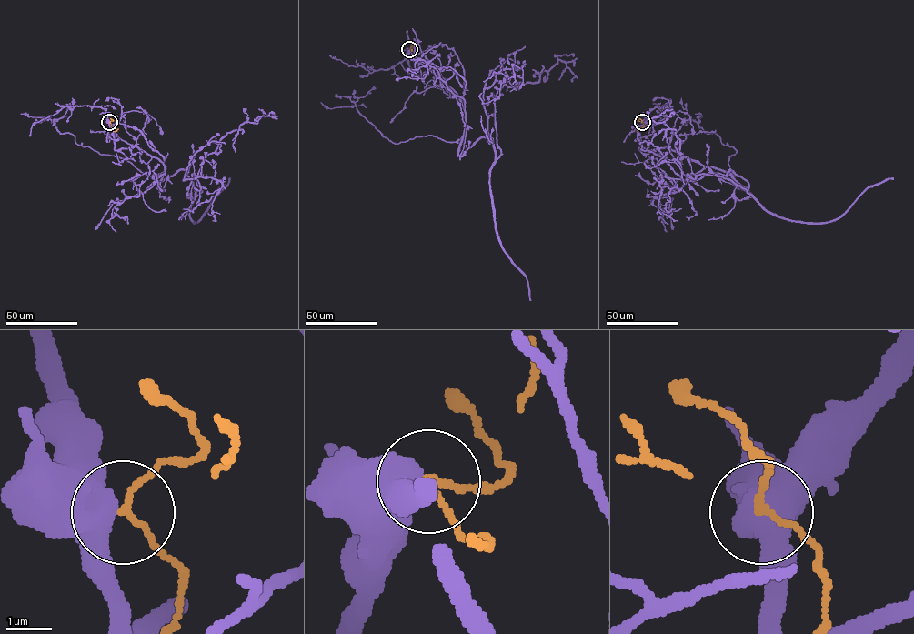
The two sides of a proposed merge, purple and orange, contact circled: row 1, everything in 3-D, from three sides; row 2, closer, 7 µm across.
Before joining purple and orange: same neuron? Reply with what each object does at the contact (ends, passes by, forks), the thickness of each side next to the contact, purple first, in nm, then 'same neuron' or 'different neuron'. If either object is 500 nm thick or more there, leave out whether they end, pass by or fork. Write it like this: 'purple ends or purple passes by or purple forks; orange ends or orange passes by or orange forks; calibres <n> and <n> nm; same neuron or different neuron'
calibres 500 and 120 nm; different neuron

